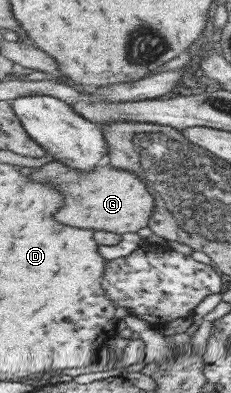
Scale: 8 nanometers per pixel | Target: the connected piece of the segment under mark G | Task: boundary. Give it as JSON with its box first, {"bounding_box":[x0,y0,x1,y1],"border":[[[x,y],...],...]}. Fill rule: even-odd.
{"bounding_box":[28,161,156,235],"border":[[[52,161],[40,168],[36,173],[28,175],[34,184],[54,184],[66,196],[66,208],[62,208],[62,222],[74,228],[94,228],[108,230],[116,234],[128,235],[149,227],[156,203],[148,186],[134,172],[120,170],[110,165],[98,166],[94,172],[80,172],[62,162]]]}

